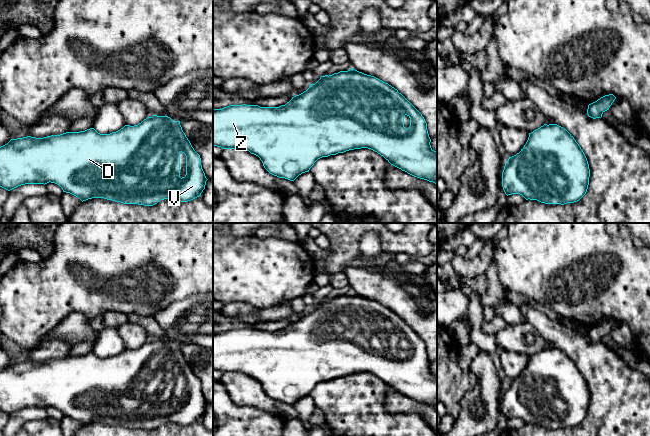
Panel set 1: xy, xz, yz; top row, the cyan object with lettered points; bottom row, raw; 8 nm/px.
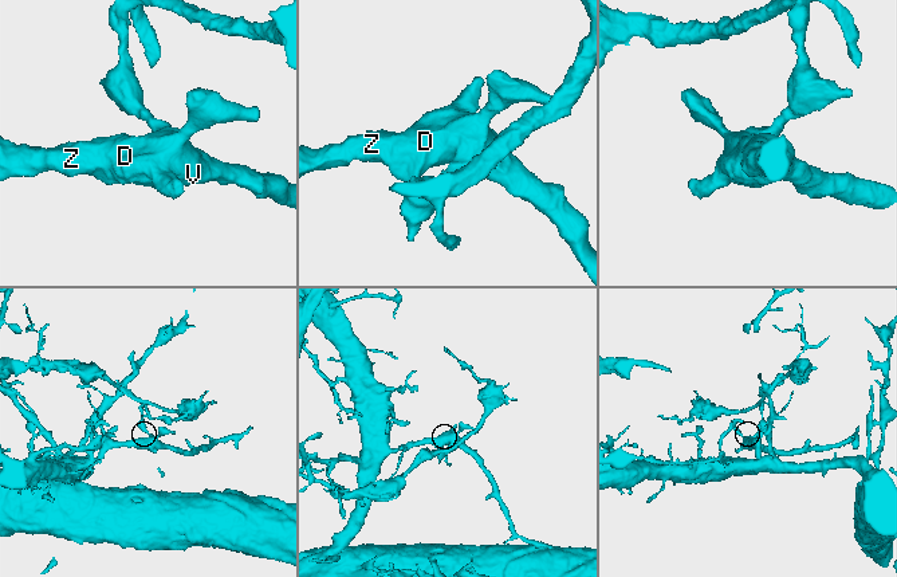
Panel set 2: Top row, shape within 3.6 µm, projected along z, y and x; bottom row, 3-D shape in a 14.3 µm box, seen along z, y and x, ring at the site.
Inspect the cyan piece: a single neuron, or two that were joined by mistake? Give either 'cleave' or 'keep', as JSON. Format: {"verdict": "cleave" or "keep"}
{"verdict": "cleave"}

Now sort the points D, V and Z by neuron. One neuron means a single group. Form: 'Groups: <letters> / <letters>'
Groups: D / V Z

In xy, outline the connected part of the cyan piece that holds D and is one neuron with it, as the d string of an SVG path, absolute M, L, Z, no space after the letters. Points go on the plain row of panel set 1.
M94 352L54 359L54 384L78 385L85 381L91 386L98 385L101 399L86 404L91 409L97 406L104 414L112 410L115 415L112 425L123 428L138 428L136 421L153 421L158 415L178 411L181 404L180 376L179 373L165 373L163 377L151 377L147 364L136 375L127 363L112 363L110 358L100 358Z

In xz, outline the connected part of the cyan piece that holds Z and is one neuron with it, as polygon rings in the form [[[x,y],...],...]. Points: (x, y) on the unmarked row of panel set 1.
[[[309,312],[303,317],[292,321],[285,329],[279,331],[260,331],[258,329],[230,329],[222,333],[213,333],[213,369],[222,373],[243,373],[260,382],[264,392],[272,399],[294,405],[299,399],[309,396],[310,392],[304,385],[296,381],[302,375],[294,374],[294,355],[301,346],[313,350],[316,346],[324,351],[323,341],[335,341],[335,335],[323,334],[319,342],[314,339],[314,321],[317,315]]]

